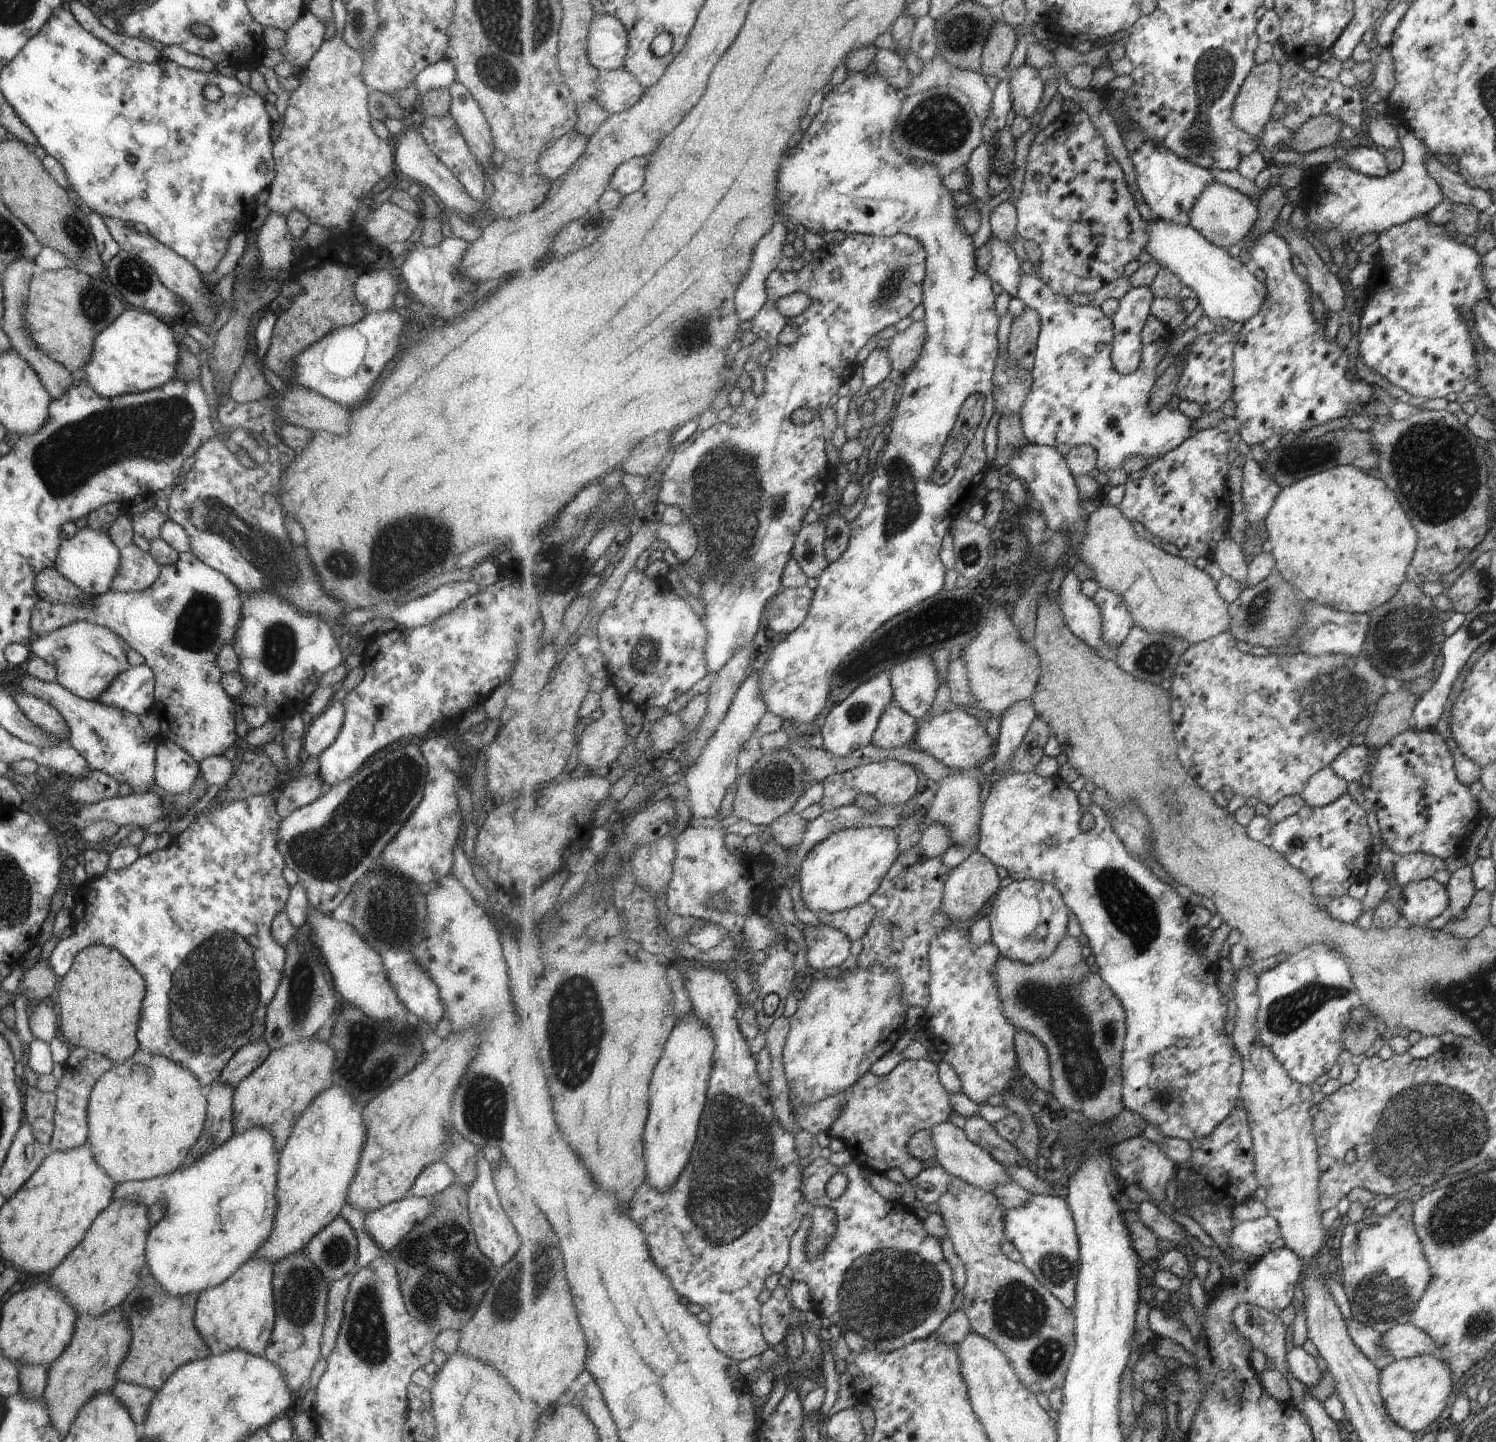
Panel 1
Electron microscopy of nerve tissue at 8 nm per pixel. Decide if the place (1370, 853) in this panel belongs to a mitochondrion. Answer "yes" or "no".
no

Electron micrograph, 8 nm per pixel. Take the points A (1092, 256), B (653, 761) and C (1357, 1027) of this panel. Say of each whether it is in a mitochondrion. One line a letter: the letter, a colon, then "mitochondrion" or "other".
A: other
B: other
C: mitochondrion

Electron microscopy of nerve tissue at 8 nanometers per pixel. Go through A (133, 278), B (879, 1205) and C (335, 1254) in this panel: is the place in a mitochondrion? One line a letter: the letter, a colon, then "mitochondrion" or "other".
A: mitochondrion
B: other
C: mitochondrion

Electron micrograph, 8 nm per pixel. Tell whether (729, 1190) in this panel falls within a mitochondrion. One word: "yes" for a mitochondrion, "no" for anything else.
yes

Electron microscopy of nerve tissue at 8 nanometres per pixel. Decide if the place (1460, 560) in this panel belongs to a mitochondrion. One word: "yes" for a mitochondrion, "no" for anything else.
no

